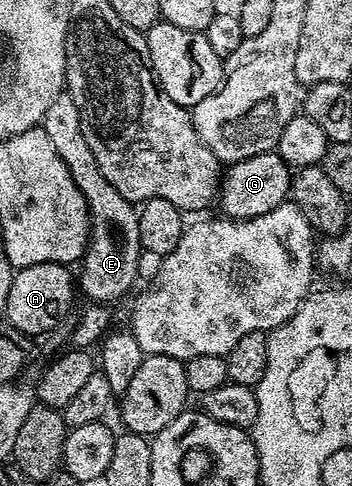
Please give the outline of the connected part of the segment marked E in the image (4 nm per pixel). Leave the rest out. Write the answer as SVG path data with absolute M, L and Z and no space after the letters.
M67 90L58 93L54 98L54 102L50 102L50 110L46 110L42 127L46 138L50 138L50 146L54 146L58 158L62 158L62 162L66 162L66 166L76 183L76 188L82 190L82 194L86 198L90 239L88 249L85 250L82 257L84 269L81 270L80 276L78 272L79 291L81 288L92 299L89 301L112 302L108 300L116 300L119 296L124 296L131 290L132 283L135 282L136 275L140 272L142 249L140 246L140 235L138 234L137 209L134 207L133 201L122 198L122 194L118 194L118 190L114 190L114 186L110 186L110 182L106 182L102 170L98 170L98 162L94 158L94 150L90 150L90 146L84 137L78 102L74 102L74 98Z

